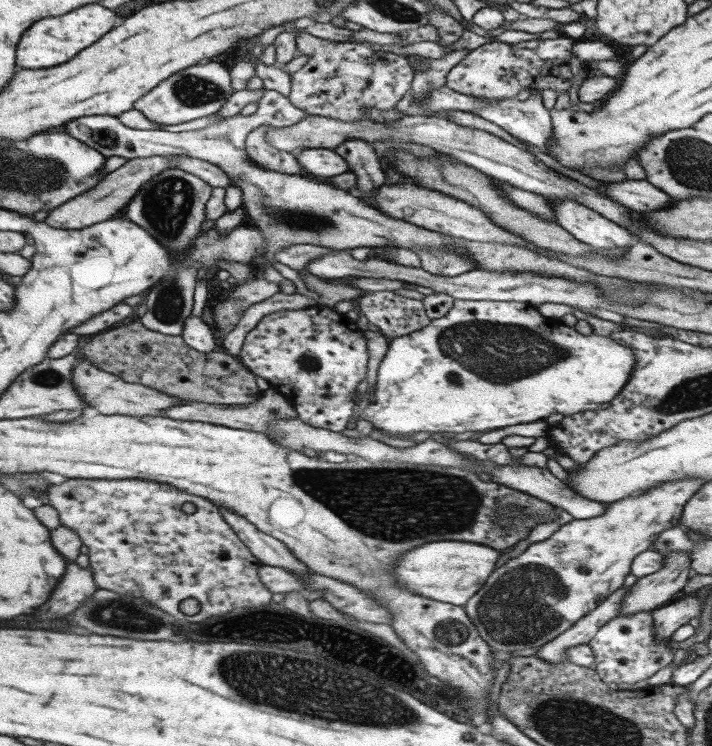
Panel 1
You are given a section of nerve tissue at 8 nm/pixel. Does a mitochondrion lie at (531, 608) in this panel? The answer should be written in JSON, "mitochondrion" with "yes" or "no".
{"mitochondrion":"yes"}

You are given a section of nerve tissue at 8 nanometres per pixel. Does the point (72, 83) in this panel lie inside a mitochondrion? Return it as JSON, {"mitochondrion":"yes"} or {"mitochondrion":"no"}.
{"mitochondrion":"no"}

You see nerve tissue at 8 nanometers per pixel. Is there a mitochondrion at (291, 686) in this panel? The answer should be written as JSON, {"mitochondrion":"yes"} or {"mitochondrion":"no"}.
{"mitochondrion":"yes"}

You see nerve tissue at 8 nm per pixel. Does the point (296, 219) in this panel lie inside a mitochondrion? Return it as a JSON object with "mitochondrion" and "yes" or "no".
{"mitochondrion":"yes"}

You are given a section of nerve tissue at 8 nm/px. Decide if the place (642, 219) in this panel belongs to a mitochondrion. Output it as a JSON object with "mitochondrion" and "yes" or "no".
{"mitochondrion":"no"}

